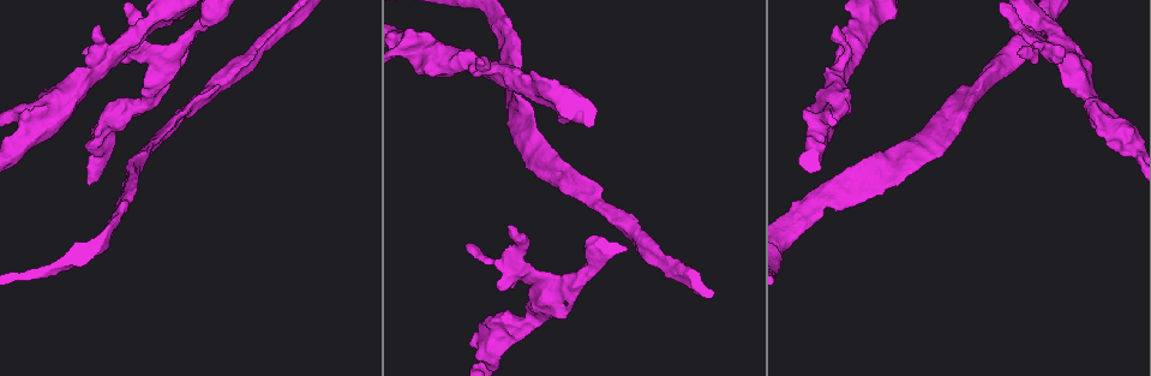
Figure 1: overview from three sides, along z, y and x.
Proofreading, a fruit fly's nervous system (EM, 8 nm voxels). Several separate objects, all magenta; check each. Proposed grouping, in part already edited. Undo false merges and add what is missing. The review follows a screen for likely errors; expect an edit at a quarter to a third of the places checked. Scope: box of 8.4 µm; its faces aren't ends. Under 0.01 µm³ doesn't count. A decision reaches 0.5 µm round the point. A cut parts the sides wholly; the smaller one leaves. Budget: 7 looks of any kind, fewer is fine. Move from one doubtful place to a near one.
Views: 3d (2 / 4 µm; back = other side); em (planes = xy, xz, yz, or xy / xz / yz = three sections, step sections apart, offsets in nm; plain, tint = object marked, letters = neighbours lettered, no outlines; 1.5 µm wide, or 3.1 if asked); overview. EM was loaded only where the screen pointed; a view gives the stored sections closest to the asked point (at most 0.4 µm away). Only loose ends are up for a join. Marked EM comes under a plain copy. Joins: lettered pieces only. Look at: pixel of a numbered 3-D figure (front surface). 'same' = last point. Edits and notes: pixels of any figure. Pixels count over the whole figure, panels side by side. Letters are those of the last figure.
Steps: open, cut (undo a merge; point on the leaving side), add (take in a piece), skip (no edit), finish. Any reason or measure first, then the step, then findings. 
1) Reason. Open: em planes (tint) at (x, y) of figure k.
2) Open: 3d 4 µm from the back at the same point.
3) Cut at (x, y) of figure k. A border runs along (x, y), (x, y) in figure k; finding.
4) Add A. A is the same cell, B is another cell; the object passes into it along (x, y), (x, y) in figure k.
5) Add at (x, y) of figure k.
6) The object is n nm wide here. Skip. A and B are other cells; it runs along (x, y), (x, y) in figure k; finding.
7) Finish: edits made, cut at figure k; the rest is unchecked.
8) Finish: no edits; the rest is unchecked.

Calibre changes. Open: 3d 2 µm at (171, 55) of figure 1.

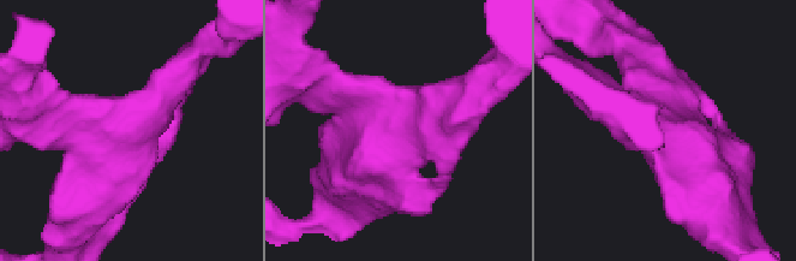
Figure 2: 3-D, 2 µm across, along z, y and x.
Open: em yz step 8 (tint) at (662, 126) of figure 2.

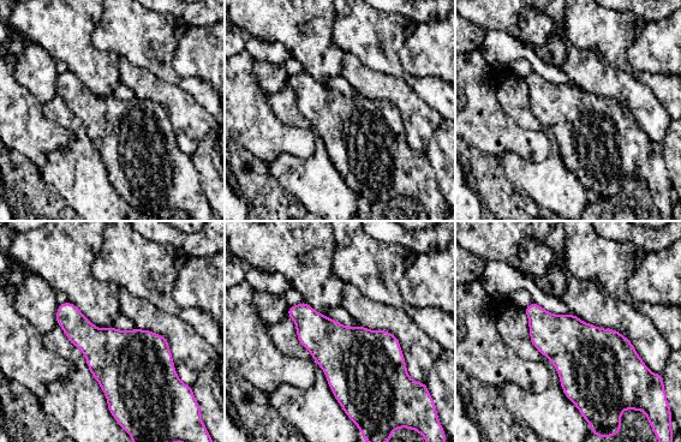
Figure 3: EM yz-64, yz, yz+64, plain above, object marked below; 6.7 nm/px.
Open: em yz step 8 (letters) at the same point.

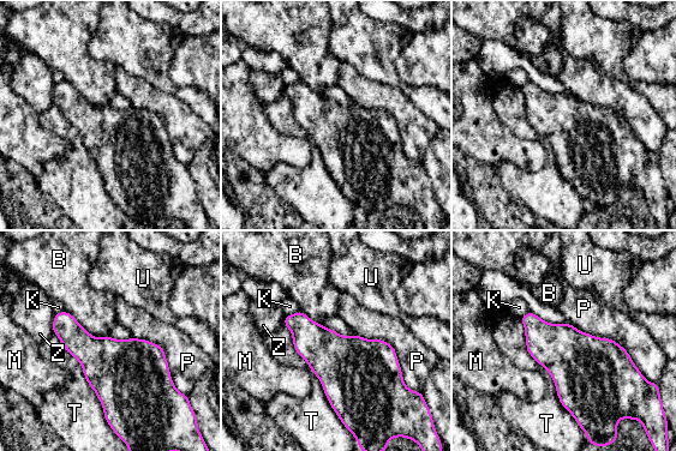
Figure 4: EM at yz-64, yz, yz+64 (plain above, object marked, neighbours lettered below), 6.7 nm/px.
Skip. B, K, M, P, T, U and Z are other cells; a border runs along (570, 323), (616, 341), (644, 377) in figure 4; all the same cell.

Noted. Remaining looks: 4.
Open: 3d 4 µm at (181, 122) of figure 1.

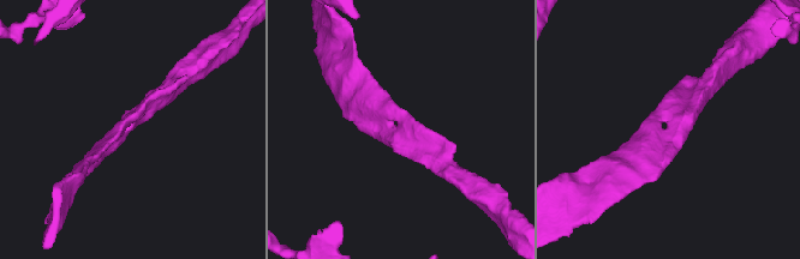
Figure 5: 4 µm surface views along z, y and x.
Shape alone is not enough. Open: em planes (tint) at (681, 123) of figure 5.

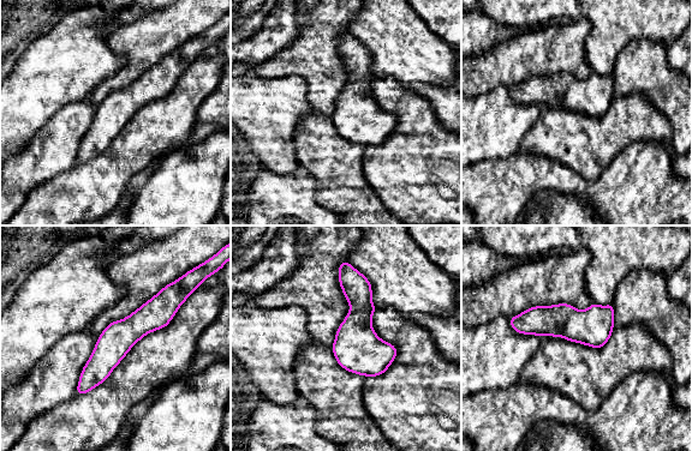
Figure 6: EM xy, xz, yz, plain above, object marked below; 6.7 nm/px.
Open: em planes (letters) at the same point.

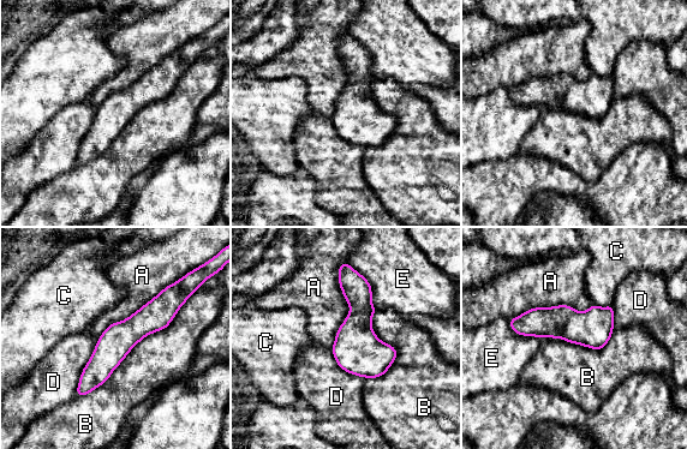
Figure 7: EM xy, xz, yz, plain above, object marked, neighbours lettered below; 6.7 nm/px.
The object is 190 nm wide here. Skip. A, B, C, D and E are other cells; it runs along (177, 305), (144, 321), (79, 393) in figure 7; all the same cell.

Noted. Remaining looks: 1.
Finish: no edits; the rest is unchecked.

